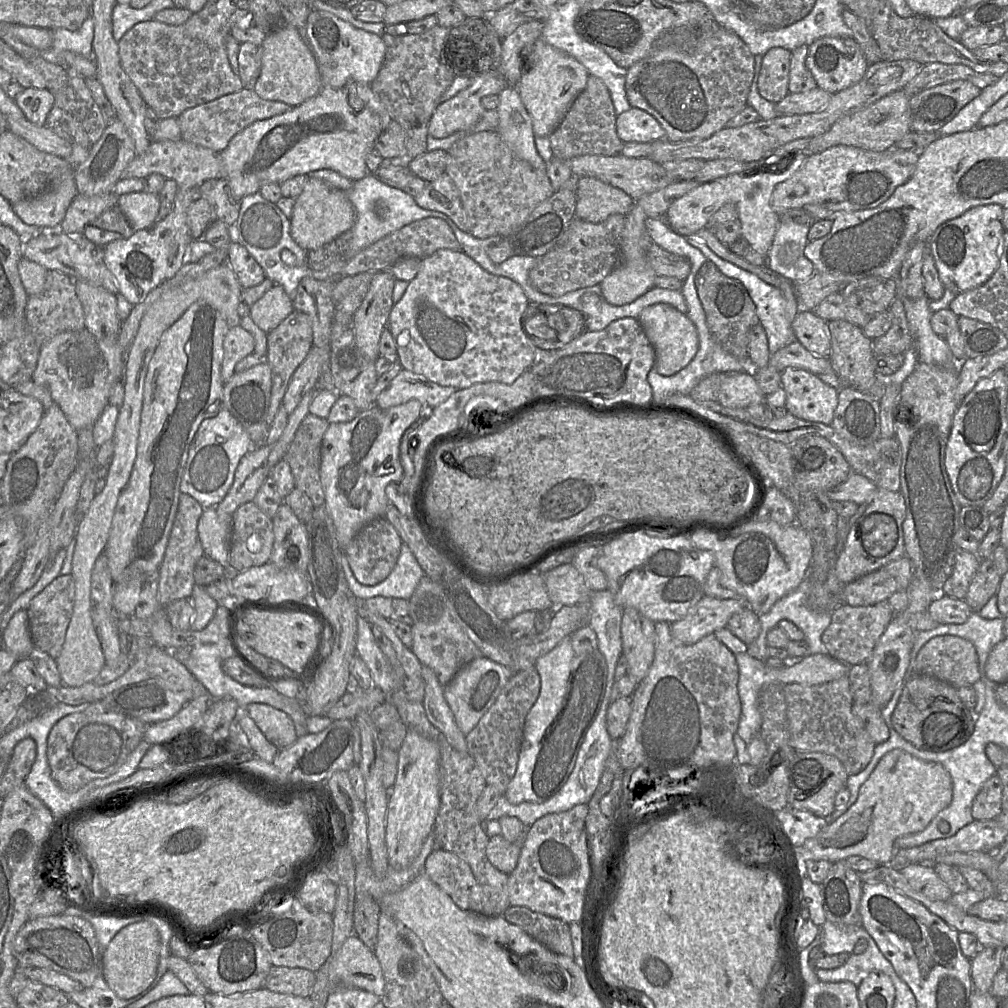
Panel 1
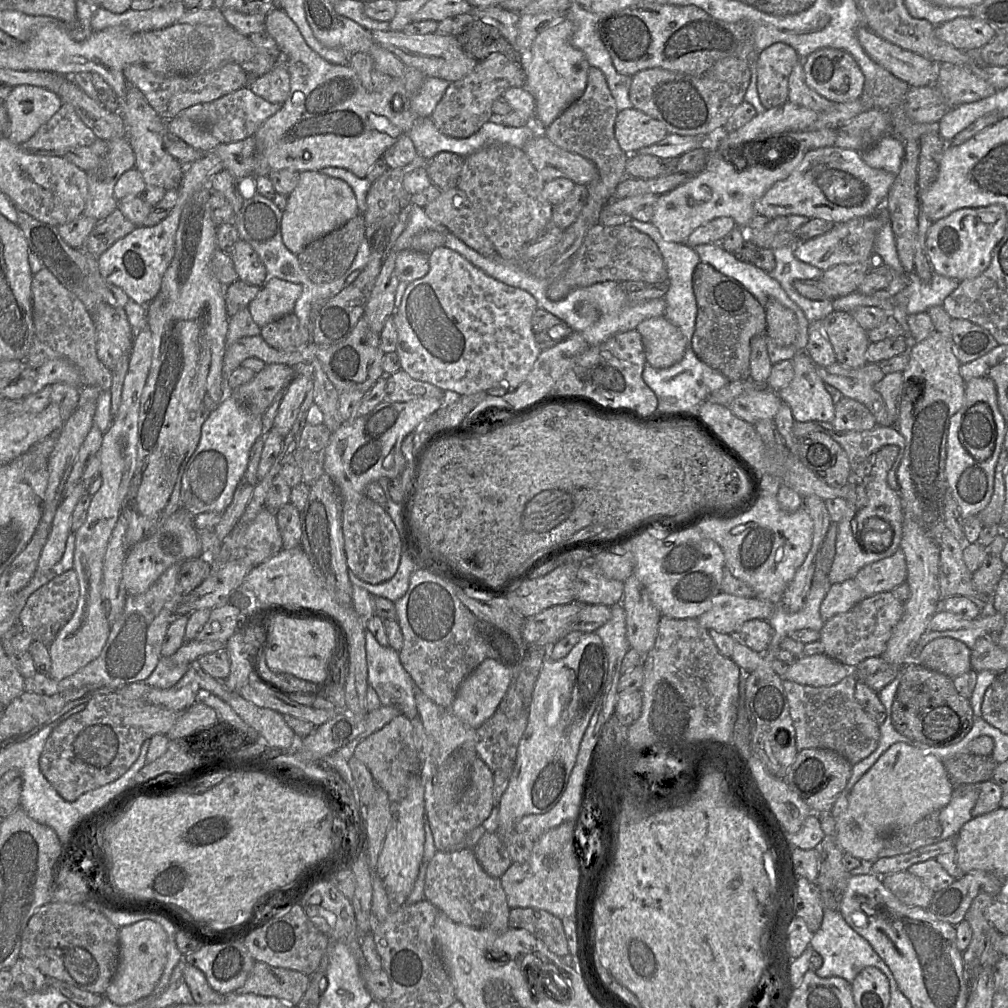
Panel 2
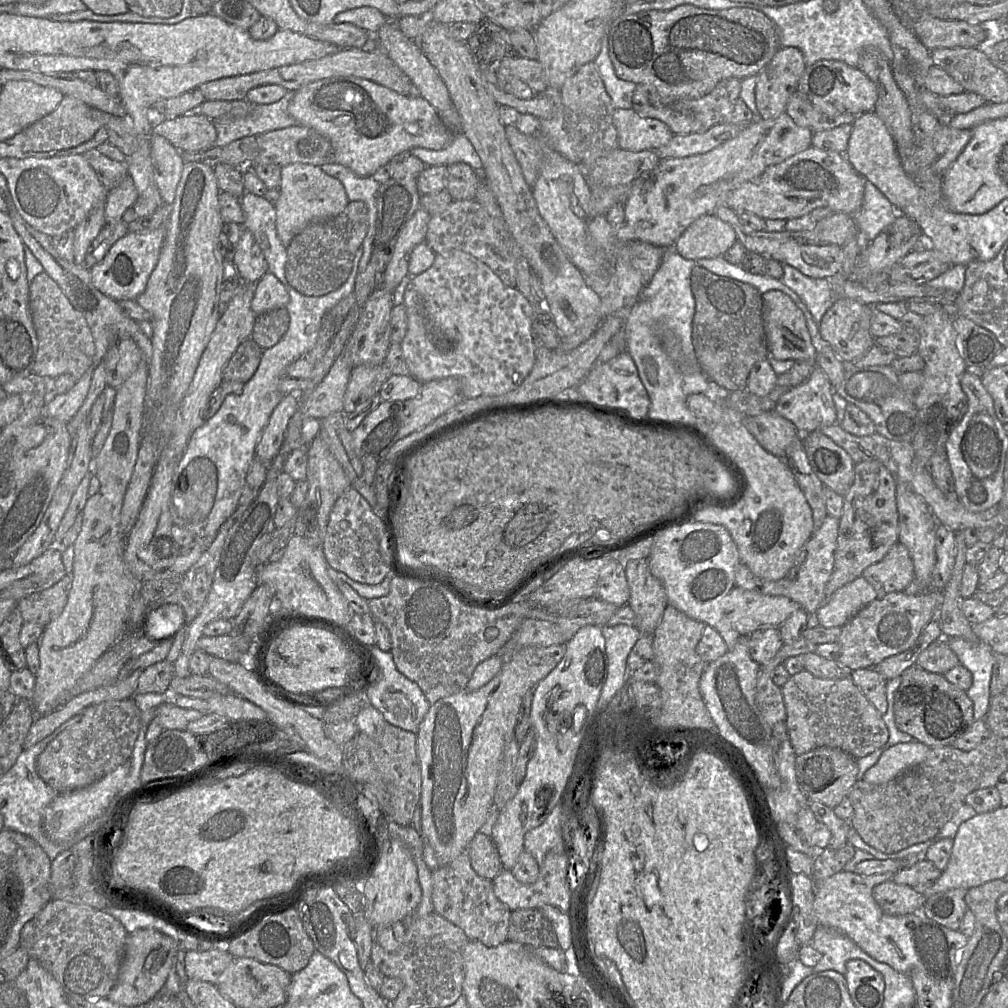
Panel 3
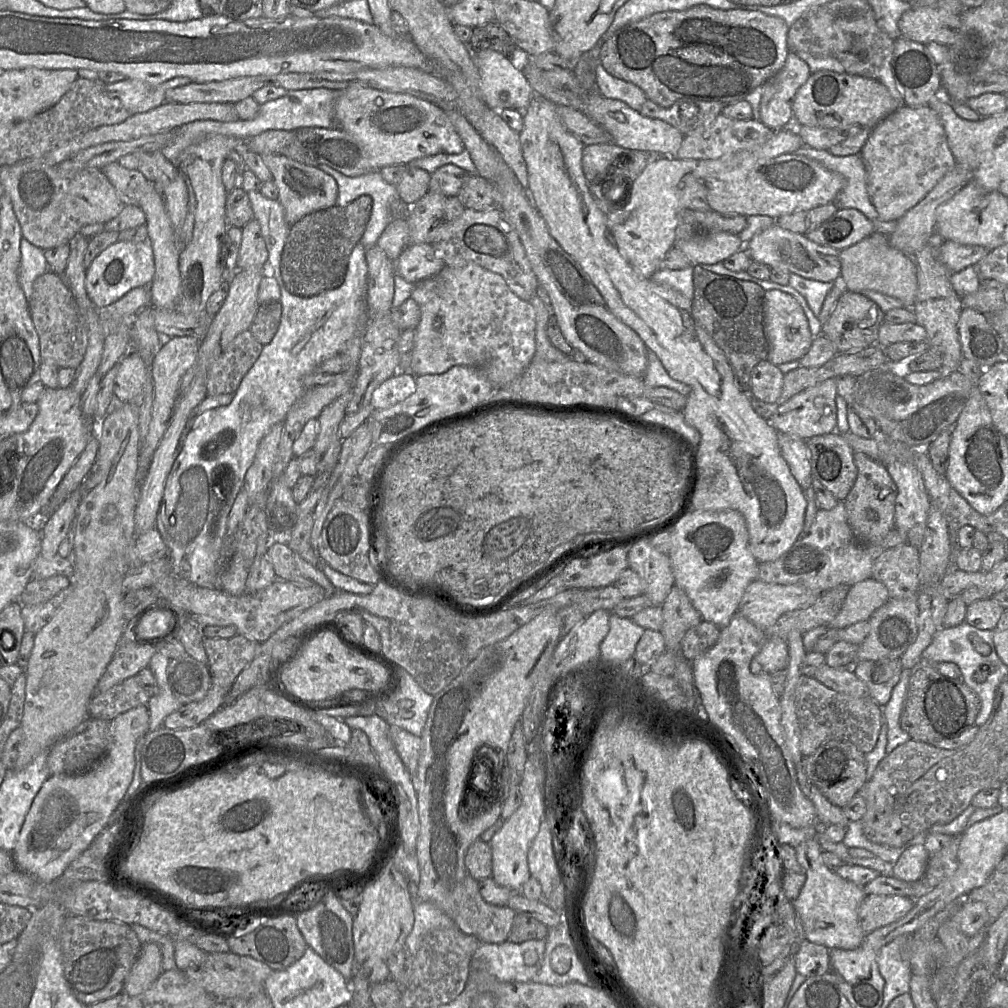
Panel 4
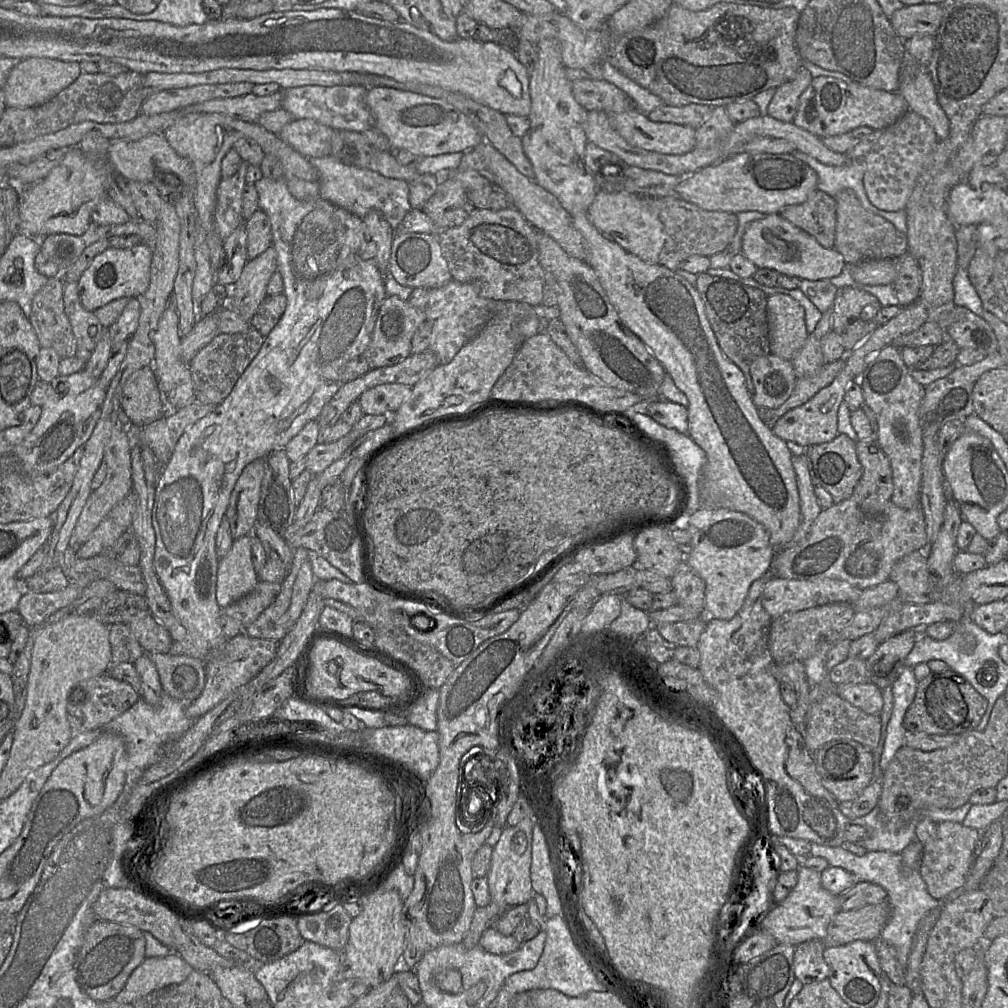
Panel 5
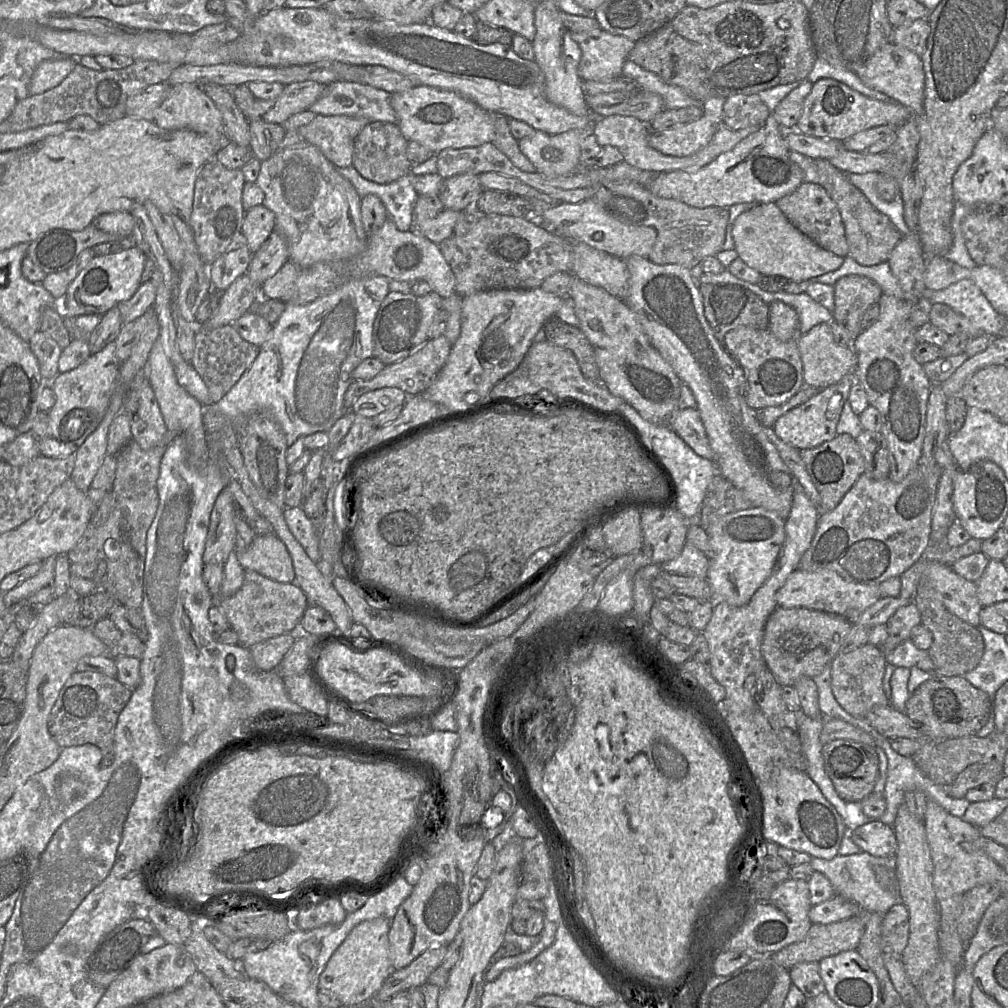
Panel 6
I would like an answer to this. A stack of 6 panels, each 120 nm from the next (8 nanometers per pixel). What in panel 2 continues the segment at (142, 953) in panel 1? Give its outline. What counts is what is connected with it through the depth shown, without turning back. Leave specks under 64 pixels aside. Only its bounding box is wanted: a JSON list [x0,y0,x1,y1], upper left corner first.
[105,920,167,1005]

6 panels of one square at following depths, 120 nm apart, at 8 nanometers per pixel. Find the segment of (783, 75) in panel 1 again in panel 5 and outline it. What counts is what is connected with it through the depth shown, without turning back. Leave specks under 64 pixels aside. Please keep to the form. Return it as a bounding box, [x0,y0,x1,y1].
[767,65,812,122]

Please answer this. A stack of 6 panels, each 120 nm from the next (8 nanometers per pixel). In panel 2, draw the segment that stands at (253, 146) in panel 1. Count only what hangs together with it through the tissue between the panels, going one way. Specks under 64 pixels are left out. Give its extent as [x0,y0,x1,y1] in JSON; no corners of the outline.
[252,7,417,178]

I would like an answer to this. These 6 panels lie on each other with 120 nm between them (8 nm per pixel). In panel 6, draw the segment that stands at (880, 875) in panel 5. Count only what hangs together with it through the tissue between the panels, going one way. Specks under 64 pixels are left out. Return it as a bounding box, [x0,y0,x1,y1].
[810,852,901,915]

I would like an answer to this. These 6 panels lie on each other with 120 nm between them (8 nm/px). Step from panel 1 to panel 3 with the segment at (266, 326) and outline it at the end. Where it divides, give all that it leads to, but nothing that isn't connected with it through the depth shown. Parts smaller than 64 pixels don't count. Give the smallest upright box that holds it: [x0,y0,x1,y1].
[251,272,290,316]

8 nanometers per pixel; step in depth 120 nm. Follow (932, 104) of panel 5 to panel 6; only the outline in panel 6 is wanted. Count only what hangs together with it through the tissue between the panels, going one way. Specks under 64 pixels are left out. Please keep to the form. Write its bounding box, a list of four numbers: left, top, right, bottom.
[856,42,925,116]

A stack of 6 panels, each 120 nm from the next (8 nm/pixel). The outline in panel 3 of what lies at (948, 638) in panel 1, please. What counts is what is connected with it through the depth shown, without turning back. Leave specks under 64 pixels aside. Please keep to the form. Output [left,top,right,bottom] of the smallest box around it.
[916,638,959,675]

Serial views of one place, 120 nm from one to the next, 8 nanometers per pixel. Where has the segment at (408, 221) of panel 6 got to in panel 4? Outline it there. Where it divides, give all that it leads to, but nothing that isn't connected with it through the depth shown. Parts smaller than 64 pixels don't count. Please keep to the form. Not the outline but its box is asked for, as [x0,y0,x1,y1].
[316,164,400,250]

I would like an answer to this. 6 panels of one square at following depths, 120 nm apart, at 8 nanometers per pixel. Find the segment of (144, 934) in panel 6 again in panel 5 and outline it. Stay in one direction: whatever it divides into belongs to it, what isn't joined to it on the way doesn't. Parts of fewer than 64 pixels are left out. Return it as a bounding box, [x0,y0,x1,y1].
[76,919,145,1002]

